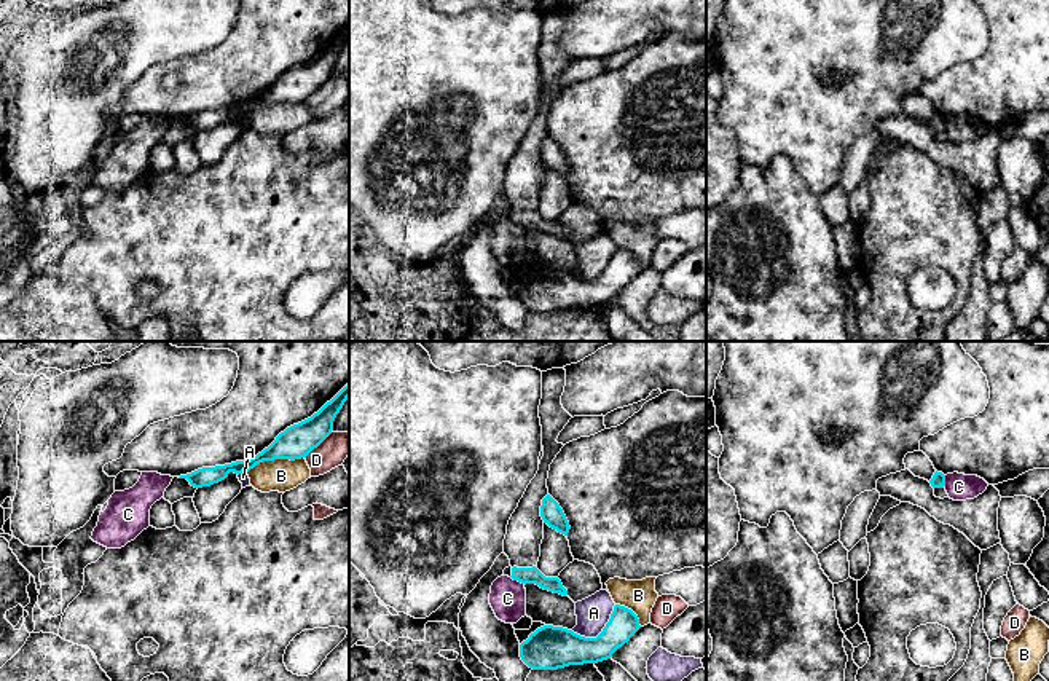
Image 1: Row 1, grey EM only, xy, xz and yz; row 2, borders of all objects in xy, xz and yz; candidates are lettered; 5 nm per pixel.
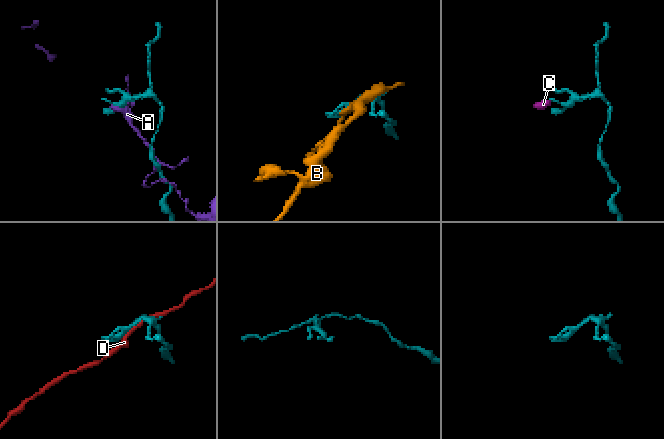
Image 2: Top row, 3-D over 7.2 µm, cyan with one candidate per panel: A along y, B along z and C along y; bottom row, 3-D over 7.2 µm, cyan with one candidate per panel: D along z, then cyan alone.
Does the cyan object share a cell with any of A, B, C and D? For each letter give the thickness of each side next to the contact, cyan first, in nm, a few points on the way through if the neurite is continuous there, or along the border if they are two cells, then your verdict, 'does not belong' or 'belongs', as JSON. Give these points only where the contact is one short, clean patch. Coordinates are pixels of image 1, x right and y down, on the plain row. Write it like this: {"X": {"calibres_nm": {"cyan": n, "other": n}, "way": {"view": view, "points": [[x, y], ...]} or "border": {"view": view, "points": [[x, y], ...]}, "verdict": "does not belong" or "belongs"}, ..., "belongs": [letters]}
{"A": {"calibres_nm": {"cyan": 220, "other": 170}, "verdict": "does not belong"}, "B": {"calibres_nm": {"cyan": 170, "other": 160}, "verdict": "does not belong"}, "C": {"calibres_nm": {"cyan": 80, "other": 190}, "border": {"view": "xz", "points": [[510, 219], [525, 227]]}, "verdict": "does not belong"}, "D": {"calibres_nm": {"cyan": 170, "other": 150}, "verdict": "does not belong"}, "belongs": []}

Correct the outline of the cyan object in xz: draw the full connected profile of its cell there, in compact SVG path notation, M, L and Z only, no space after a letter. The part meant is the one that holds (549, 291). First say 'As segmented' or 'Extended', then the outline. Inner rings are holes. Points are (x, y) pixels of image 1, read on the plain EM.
As segmented. M620 247L596 281L544 268L520 287L521 303L532 313L558 313L569 308L598 306L612 300L641 271L638 258Z

